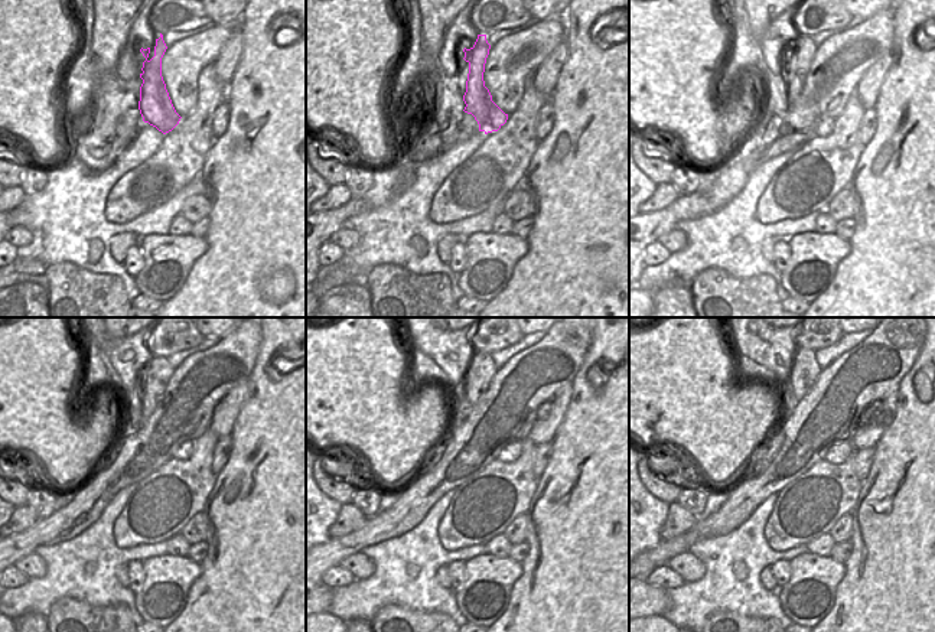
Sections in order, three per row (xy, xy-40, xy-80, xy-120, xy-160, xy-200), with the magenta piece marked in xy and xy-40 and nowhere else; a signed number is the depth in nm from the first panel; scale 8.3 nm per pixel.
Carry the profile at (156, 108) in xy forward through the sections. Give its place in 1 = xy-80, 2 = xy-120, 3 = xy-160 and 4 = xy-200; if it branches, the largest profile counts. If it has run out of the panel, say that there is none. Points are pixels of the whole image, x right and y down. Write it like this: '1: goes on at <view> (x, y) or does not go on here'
1: goes on at xy-80 (800, 54)
2: goes on at xy-120 (153, 377)
3: goes on at xy-160 (481, 371)
4: goes on at xy-200 (804, 371)

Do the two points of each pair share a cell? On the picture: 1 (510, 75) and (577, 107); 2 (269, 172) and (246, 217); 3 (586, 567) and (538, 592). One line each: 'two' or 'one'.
1: two
2: one
3: one

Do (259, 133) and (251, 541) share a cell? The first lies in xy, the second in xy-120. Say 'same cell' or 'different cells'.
same cell

